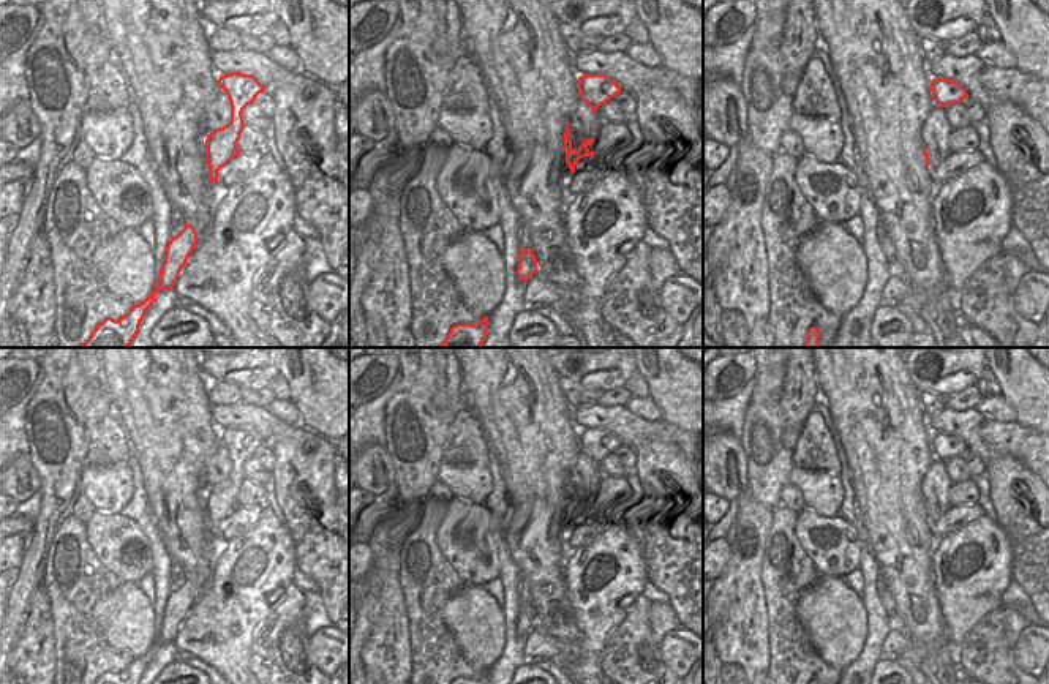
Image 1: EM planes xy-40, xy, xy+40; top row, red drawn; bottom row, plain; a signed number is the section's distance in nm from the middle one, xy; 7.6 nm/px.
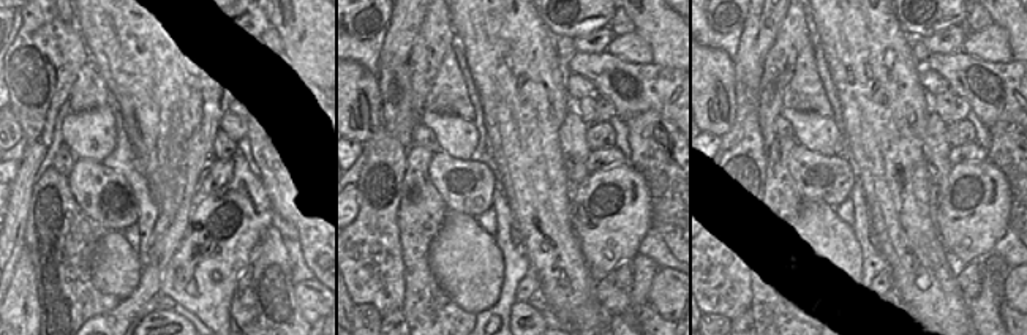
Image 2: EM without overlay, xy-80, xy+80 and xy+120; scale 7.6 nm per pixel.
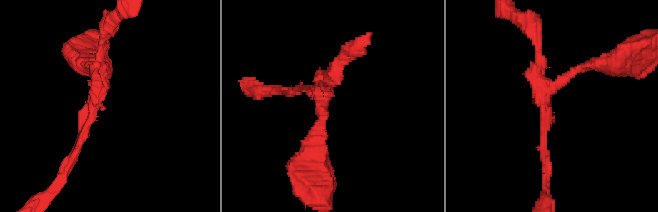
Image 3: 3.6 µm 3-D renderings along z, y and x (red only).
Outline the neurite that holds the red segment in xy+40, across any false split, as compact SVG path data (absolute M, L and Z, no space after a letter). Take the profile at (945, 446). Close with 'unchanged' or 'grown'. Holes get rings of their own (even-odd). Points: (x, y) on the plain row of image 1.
M937 431L931 434L932 452L940 461L962 455L968 450L967 444L956 434Z; unchanged

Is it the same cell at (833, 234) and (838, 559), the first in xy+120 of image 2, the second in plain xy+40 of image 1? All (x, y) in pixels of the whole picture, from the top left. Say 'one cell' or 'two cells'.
two cells

